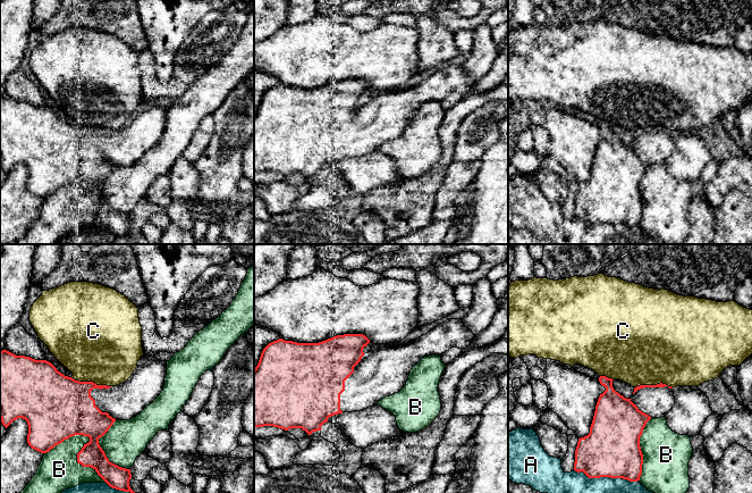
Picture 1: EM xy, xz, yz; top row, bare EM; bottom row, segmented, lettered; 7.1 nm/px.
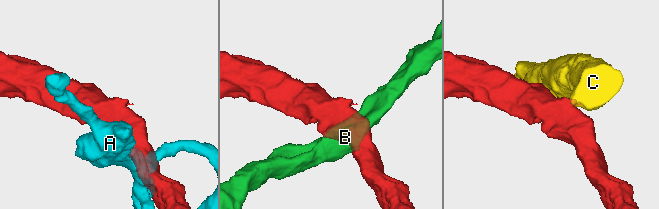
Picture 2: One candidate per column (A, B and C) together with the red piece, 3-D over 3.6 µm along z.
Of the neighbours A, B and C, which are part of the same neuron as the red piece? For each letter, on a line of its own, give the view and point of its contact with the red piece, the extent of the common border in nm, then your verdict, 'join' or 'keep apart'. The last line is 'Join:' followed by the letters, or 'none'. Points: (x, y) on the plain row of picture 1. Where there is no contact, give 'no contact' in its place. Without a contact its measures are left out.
A: yz (607, 222) | 480 nm | keep apart
B: xy (89, 187) | 480 nm | keep apart
C: xy (91, 127) | 300 nm | keep apart
Join: none

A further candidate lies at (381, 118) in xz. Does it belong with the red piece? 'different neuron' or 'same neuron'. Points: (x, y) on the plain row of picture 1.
same neuron

